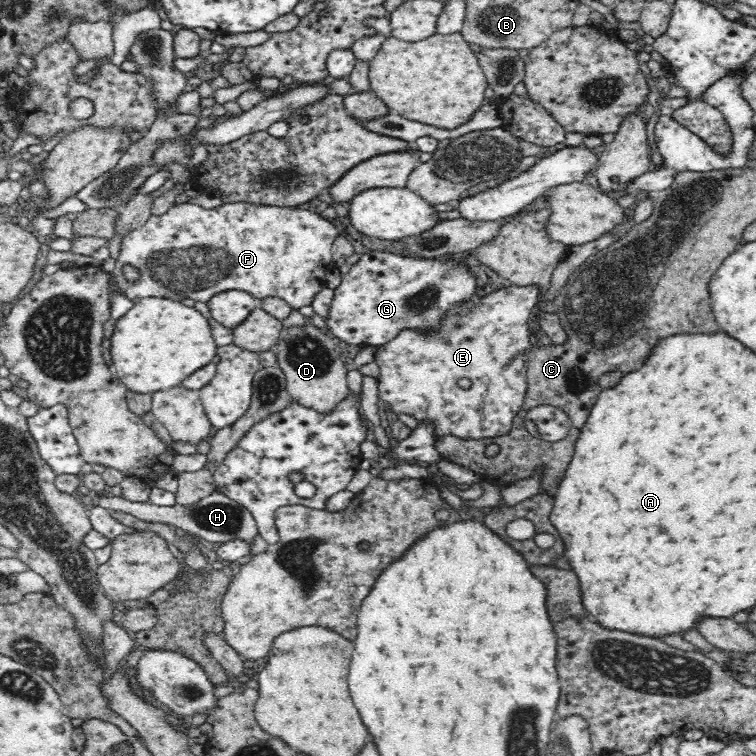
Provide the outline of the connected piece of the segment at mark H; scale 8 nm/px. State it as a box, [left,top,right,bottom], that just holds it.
[98,490,257,543]

